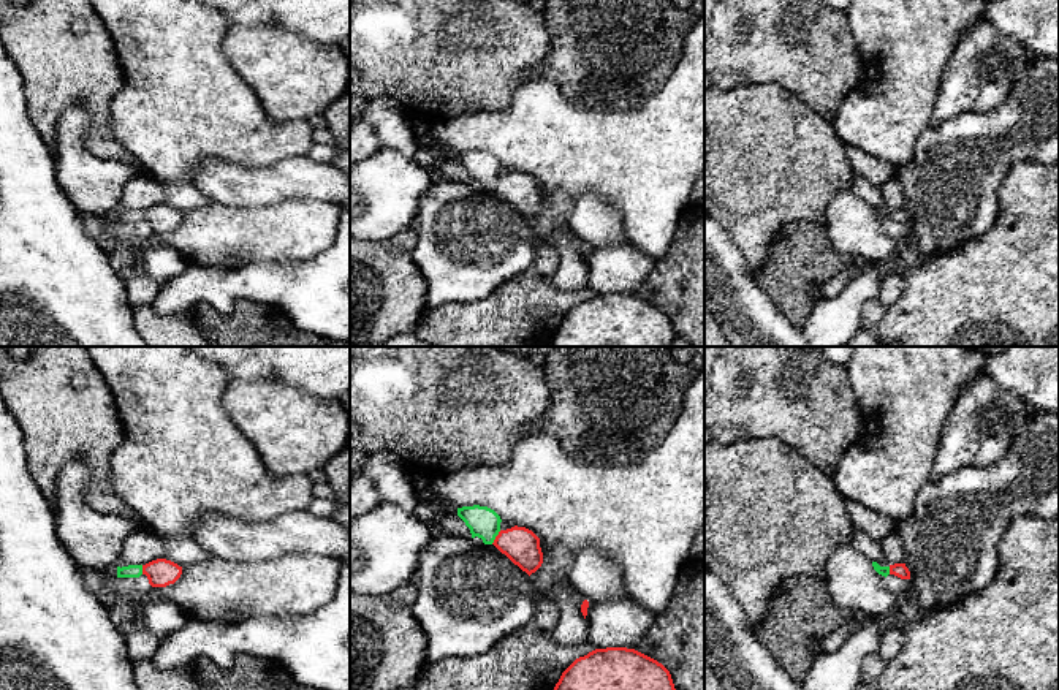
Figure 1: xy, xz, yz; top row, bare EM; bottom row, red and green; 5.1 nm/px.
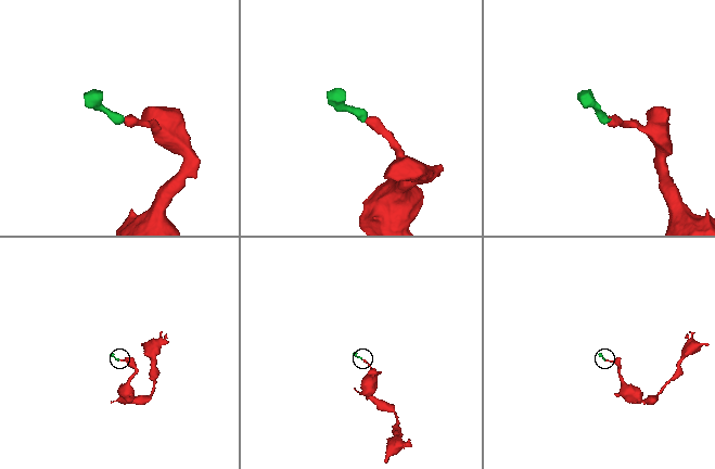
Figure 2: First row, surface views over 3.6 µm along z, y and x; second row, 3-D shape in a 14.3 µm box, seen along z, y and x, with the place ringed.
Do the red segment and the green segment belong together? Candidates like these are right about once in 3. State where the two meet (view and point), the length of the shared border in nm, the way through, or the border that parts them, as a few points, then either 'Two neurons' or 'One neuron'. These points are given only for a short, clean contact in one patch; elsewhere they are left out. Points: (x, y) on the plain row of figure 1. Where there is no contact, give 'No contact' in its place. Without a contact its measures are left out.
Touches red at xz (496, 182). Shared border 90 nm. Path across: xz (520, 190), (496, 182), (483, 168). One neuron

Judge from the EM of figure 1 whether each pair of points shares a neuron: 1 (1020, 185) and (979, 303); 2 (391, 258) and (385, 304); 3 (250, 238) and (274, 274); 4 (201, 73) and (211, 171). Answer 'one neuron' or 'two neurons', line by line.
1: one neuron
2: one neuron
3: two neurons
4: two neurons

